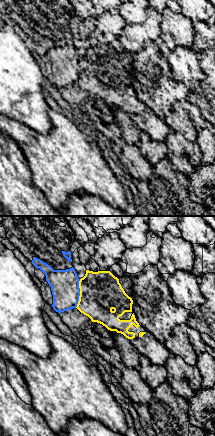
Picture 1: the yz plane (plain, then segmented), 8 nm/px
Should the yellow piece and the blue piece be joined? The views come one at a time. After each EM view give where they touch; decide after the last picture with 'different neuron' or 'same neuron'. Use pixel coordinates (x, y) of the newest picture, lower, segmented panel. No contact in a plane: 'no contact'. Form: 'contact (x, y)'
contact (80, 293)

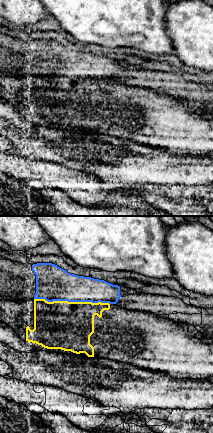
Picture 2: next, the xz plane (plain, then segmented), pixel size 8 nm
contact (72, 302)

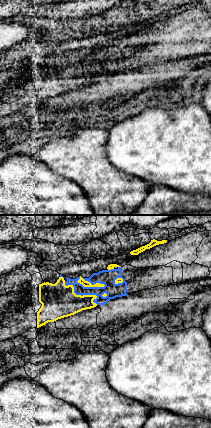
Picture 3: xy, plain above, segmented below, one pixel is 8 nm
contact (91, 286)

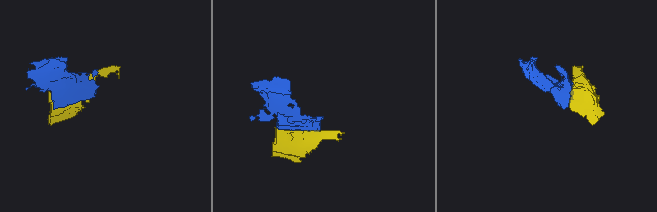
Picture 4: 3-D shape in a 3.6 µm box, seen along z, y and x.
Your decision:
different neuron

